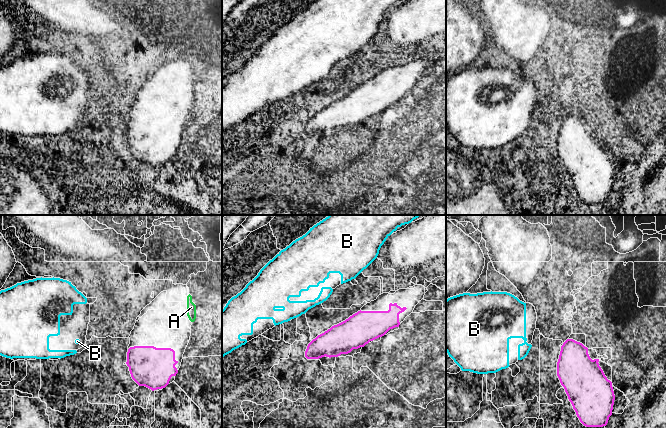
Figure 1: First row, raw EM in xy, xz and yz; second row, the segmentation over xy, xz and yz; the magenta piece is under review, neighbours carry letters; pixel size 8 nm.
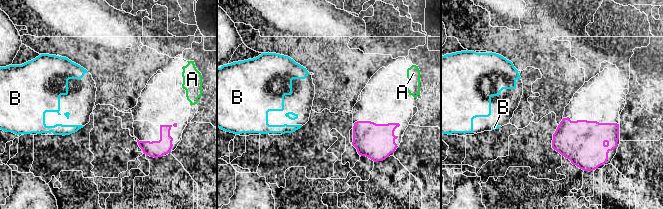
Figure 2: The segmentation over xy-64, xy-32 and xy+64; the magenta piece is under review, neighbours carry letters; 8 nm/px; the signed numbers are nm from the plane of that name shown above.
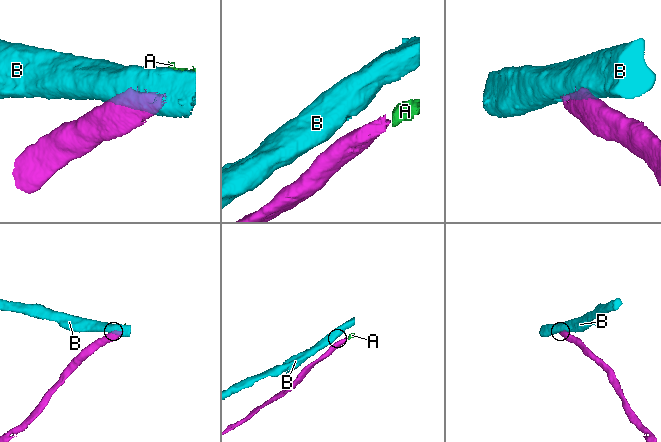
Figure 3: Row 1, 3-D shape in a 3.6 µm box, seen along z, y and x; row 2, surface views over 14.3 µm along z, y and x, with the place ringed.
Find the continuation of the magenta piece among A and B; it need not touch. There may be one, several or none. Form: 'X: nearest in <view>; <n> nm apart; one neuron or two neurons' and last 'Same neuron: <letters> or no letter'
A: nearest in xy; 280 nm apart; one neuron
B: nearest in xz; 200 nm apart; two neurons
Same neuron: A

